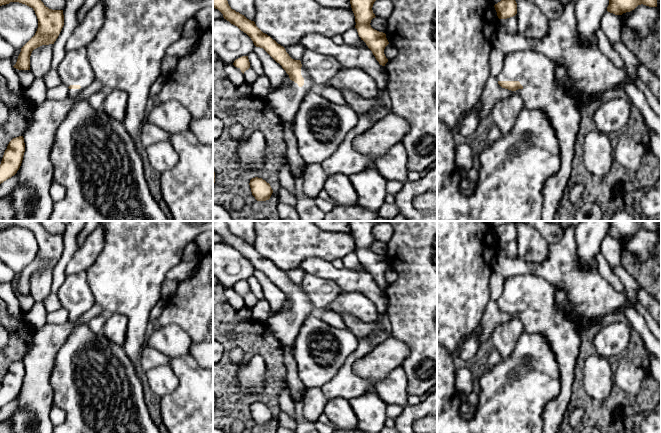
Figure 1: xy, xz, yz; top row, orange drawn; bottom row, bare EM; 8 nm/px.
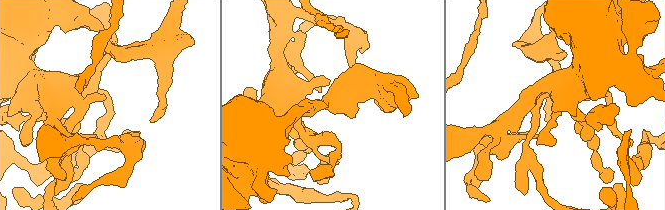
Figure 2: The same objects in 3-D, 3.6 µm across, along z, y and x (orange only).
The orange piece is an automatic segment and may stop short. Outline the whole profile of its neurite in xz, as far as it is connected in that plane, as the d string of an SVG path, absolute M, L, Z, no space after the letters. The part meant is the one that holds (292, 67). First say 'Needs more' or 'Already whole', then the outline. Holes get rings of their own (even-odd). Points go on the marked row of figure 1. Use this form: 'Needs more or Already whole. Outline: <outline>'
Needs more. Outline: M213 0L213 8L246 33L256 47L263 48L289 75L289 83L281 90L271 91L266 100L283 122L293 123L305 95L316 88L301 61L292 59L283 46L263 33L254 21L233 10L227 0Z

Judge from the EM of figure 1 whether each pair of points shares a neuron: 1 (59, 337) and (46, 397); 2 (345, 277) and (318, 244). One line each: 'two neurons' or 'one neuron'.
1: one neuron
2: two neurons

